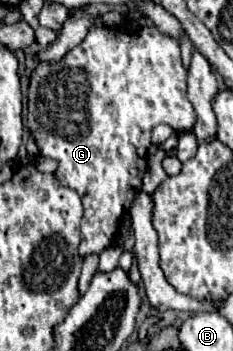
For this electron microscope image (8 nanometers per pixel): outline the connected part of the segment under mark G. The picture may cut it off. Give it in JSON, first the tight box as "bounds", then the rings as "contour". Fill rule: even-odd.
{"bounds":[27,26,195,256],"contour":[[[93,26],[91,32],[87,34],[87,38],[77,48],[73,48],[61,62],[39,64],[33,70],[31,80],[29,80],[29,92],[27,92],[27,98],[29,98],[27,124],[29,124],[29,130],[31,130],[31,134],[33,134],[33,138],[35,138],[37,146],[39,146],[39,154],[41,156],[47,156],[47,158],[53,158],[53,160],[59,162],[59,168],[55,172],[55,178],[63,186],[73,188],[81,196],[81,200],[83,200],[85,214],[83,214],[83,220],[81,220],[81,246],[79,246],[81,256],[89,256],[93,252],[99,254],[99,252],[103,252],[111,244],[111,240],[117,234],[119,218],[131,208],[131,202],[141,192],[141,180],[143,180],[143,174],[147,170],[145,154],[147,154],[147,148],[151,144],[151,128],[157,126],[157,124],[167,124],[167,126],[171,126],[177,132],[185,132],[185,130],[191,130],[193,128],[193,124],[195,124],[195,110],[193,110],[193,104],[187,98],[187,84],[185,84],[185,80],[187,80],[187,70],[183,68],[179,42],[173,40],[173,36],[165,36],[155,26],[153,28],[141,28],[137,34],[125,34],[121,30],[113,30],[113,28],[107,28],[107,26],[103,26],[103,28]]]}

